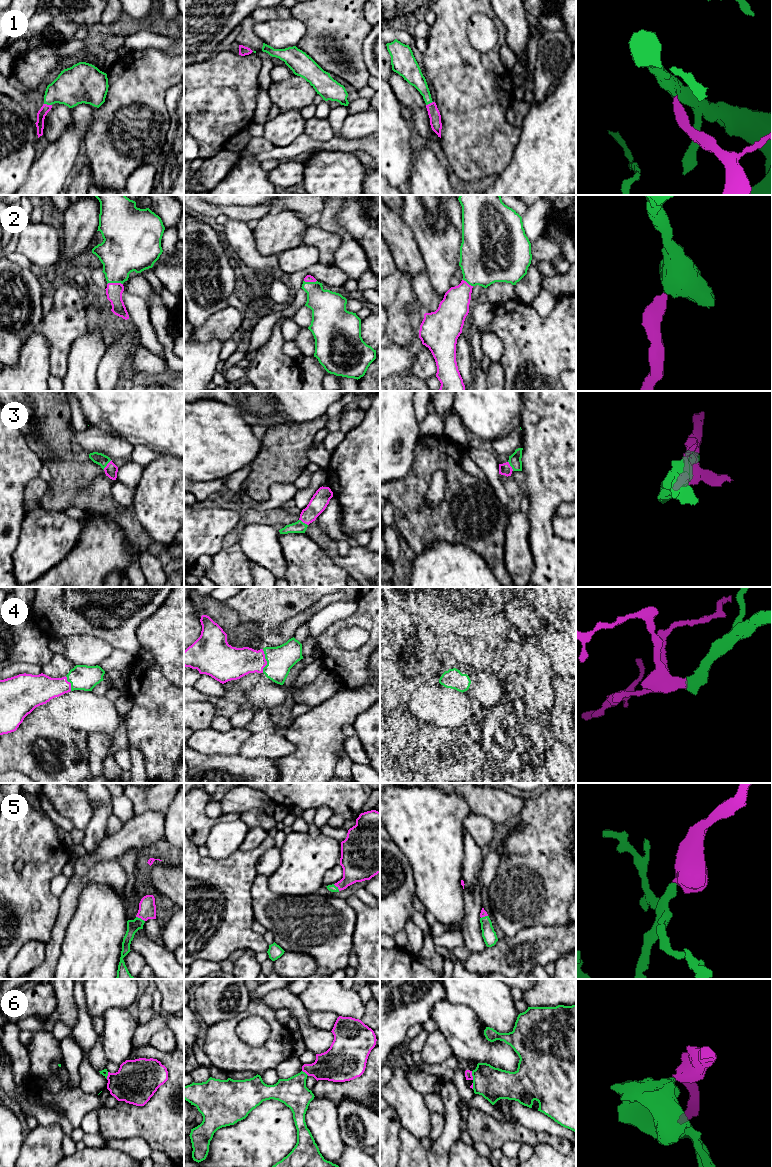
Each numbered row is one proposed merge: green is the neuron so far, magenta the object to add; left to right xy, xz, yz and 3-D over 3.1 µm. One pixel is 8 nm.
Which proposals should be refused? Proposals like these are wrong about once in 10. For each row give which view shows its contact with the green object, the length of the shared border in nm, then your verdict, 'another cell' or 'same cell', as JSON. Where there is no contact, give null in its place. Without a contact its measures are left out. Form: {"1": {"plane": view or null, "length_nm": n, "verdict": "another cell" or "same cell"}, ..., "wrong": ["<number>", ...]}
{"1": {"plane": "xy", "length_nm": 70, "verdict": "same cell"}, "2": {"plane": "xy", "length_nm": 130, "verdict": "same cell"}, "3": {"plane": "xy", "length_nm": 100, "verdict": "same cell"}, "4": {"plane": "xz", "length_nm": 190, "verdict": "same cell"}, "5": {"plane": "xy", "length_nm": 80, "verdict": "same cell"}, "6": {"plane": "yz", "length_nm": 70, "verdict": "another cell"}, "wrong": ["6"]}

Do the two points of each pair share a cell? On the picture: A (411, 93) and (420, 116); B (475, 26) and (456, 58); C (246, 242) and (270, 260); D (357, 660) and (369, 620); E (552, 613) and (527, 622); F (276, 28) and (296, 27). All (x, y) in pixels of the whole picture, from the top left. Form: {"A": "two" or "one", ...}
{"A": "one", "B": "two", "C": "one", "D": "one", "E": "two", "F": "one"}

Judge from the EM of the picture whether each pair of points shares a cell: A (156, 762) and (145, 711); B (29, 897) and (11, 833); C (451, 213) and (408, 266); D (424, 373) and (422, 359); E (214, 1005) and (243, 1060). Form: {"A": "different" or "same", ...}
{"A": "same", "B": "same", "C": "different", "D": "same", "E": "different"}

